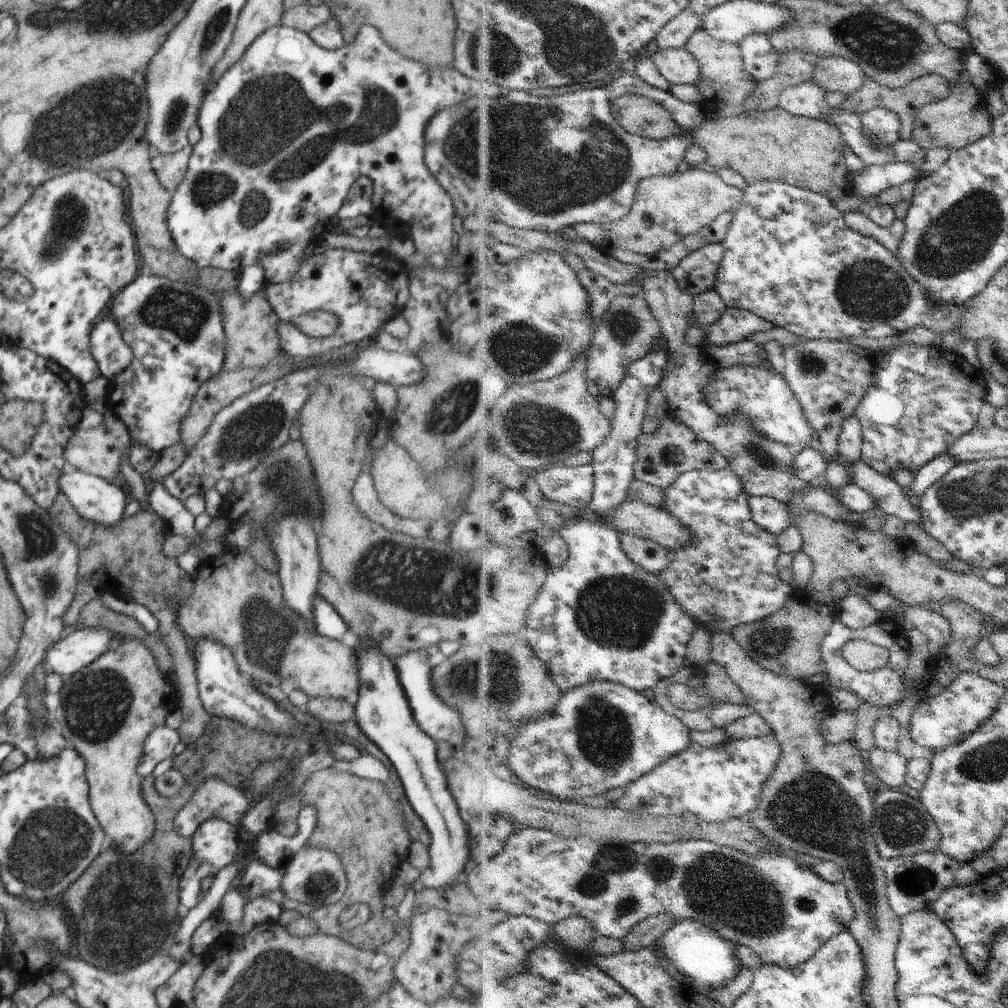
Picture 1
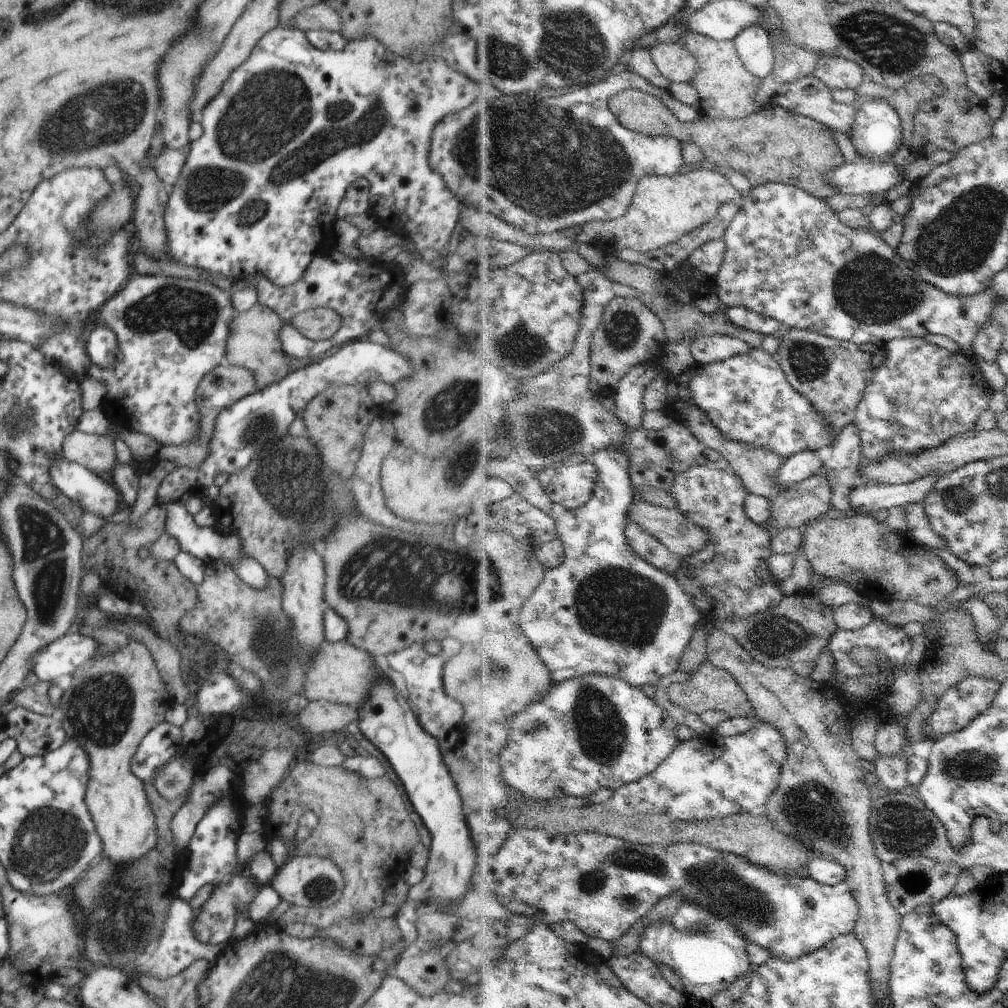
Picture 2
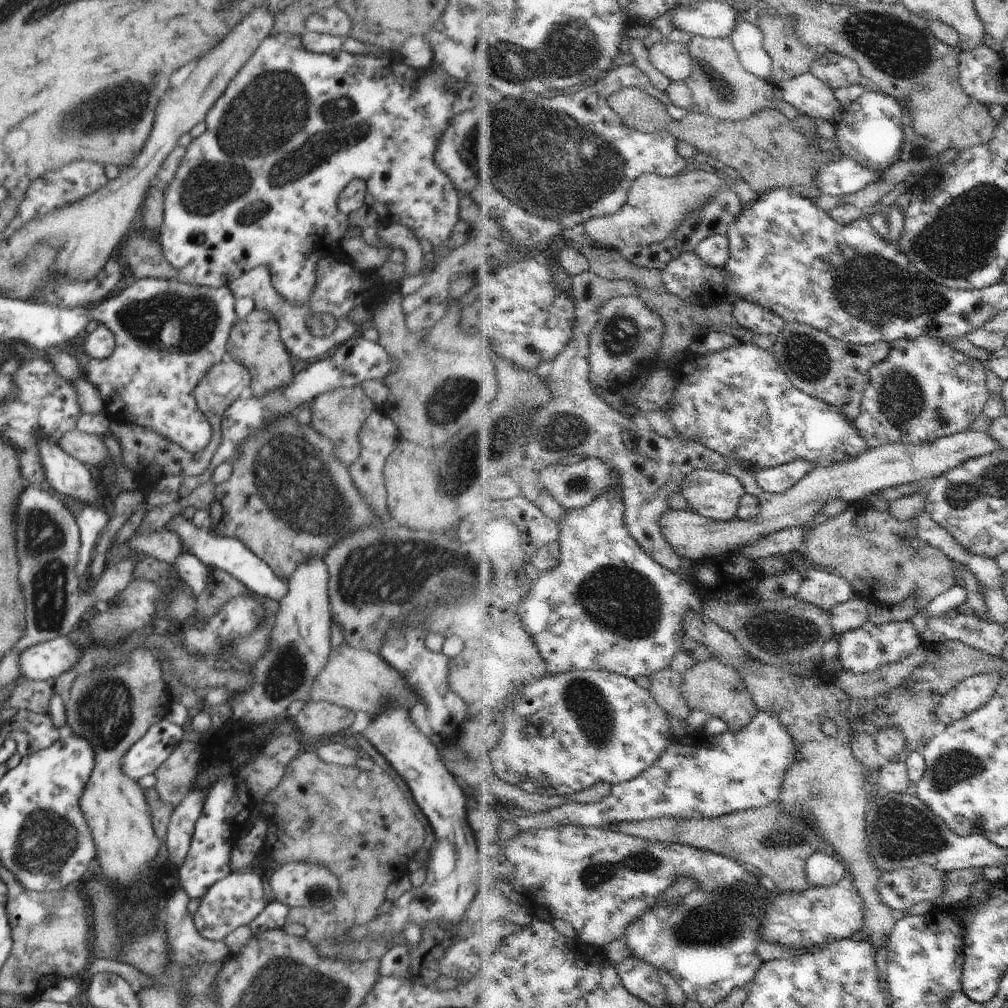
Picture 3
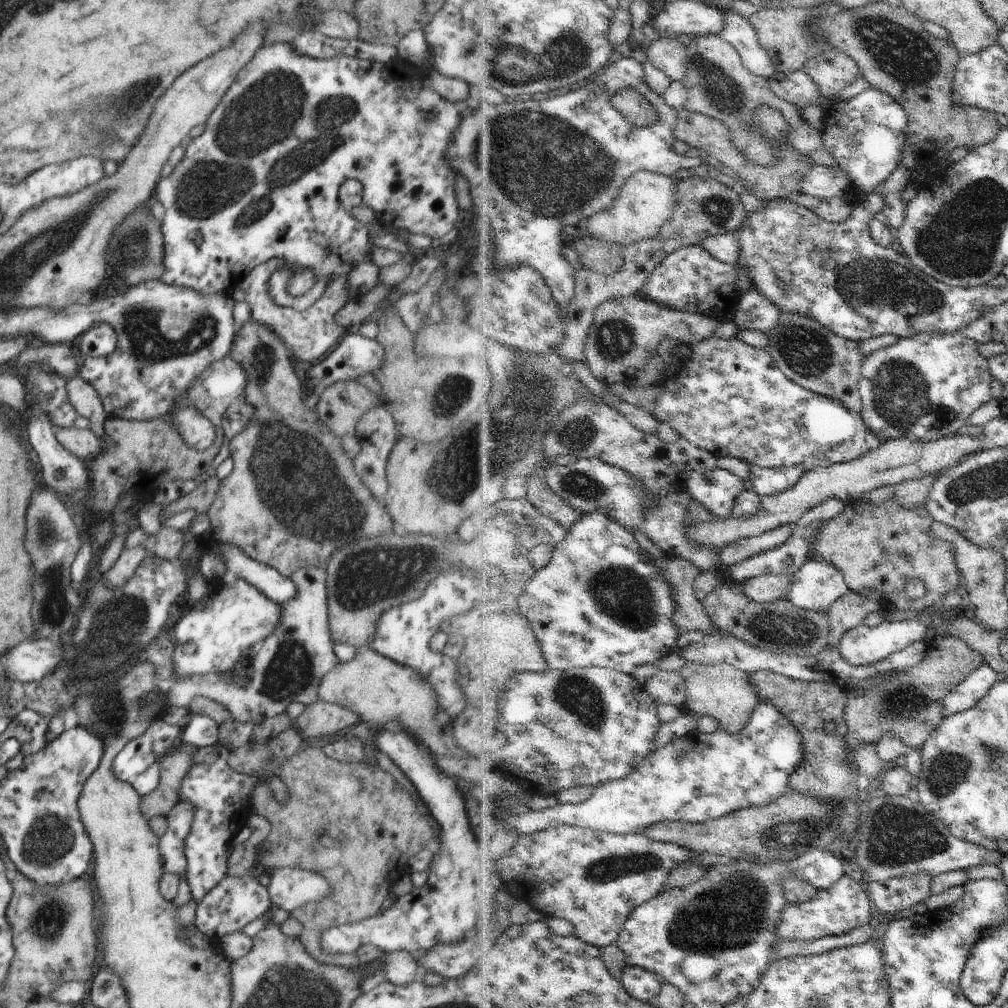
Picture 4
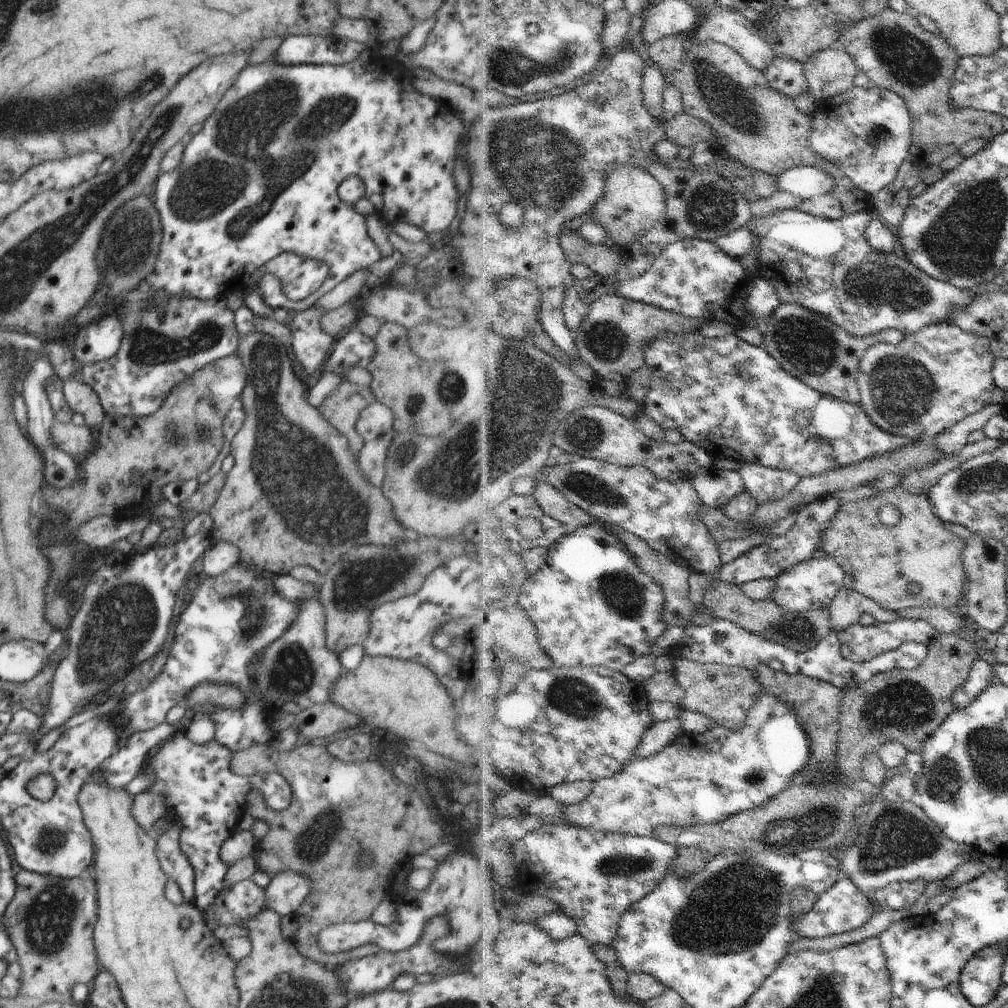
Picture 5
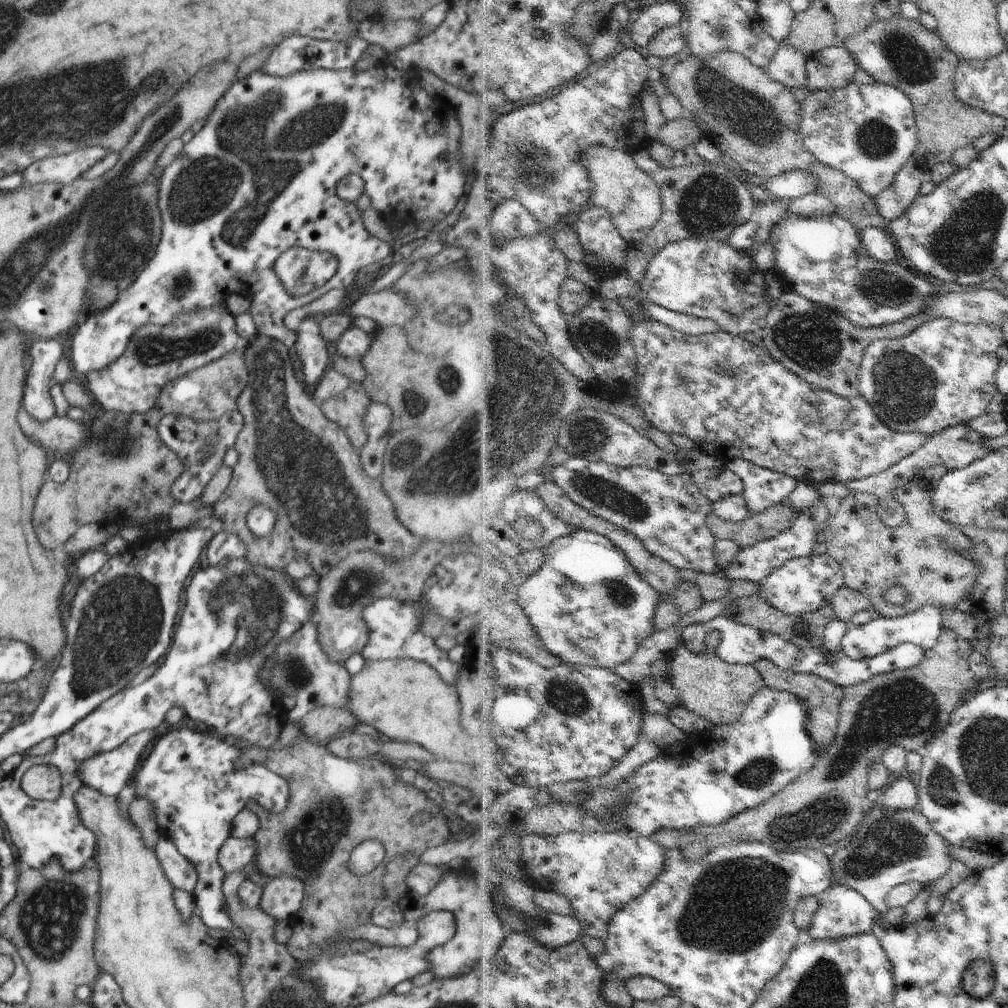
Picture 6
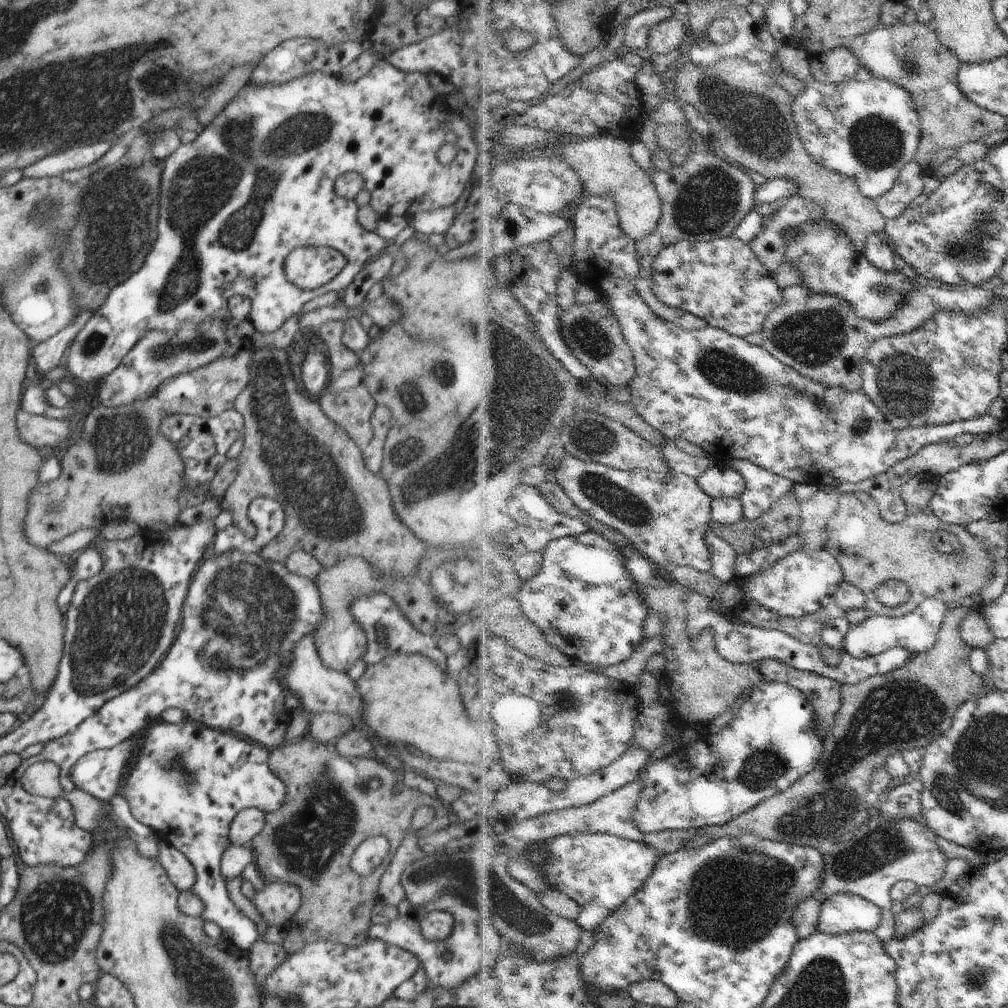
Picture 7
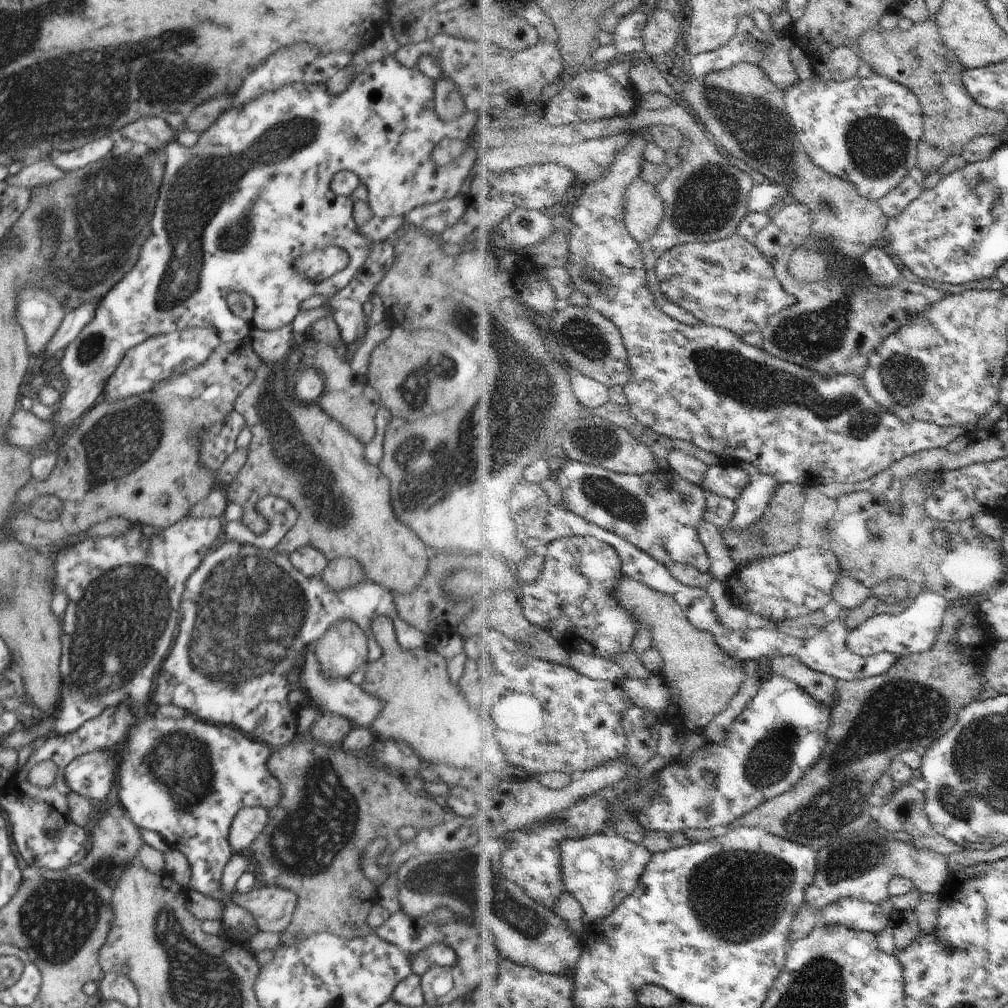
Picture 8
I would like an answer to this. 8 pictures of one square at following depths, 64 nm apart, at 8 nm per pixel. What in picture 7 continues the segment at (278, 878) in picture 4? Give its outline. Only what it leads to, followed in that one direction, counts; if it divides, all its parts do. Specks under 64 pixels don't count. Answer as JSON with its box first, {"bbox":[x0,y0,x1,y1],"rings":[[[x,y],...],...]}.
{"bbox":[251,881,300,927],"rings":[[[271,881],[262,884],[262,890],[251,900],[262,918],[272,927],[288,925],[300,908],[300,889],[286,881]]]}

